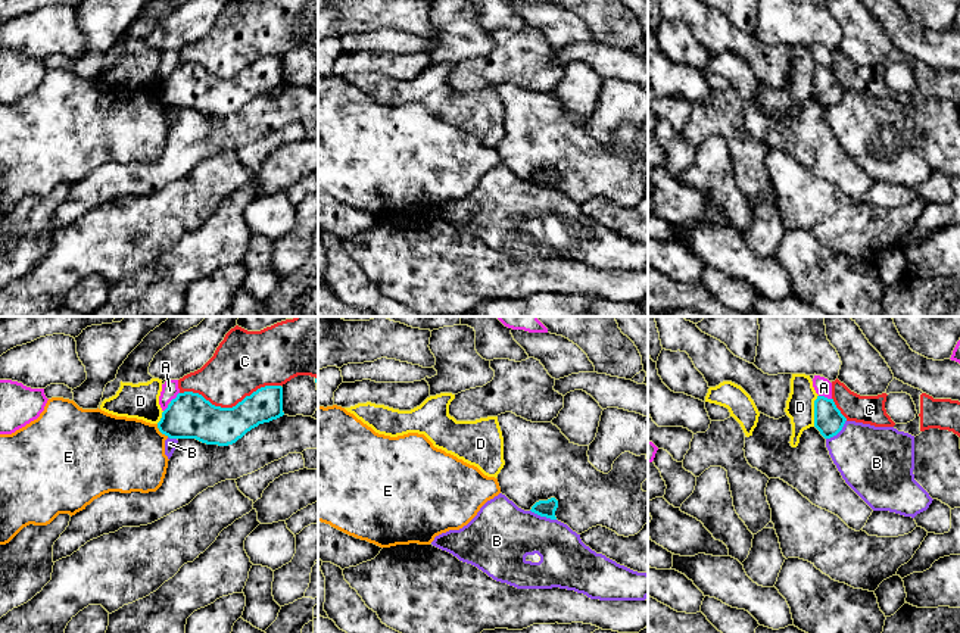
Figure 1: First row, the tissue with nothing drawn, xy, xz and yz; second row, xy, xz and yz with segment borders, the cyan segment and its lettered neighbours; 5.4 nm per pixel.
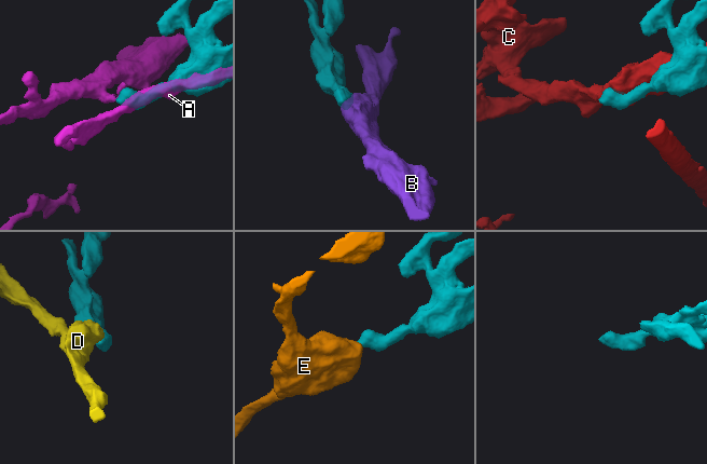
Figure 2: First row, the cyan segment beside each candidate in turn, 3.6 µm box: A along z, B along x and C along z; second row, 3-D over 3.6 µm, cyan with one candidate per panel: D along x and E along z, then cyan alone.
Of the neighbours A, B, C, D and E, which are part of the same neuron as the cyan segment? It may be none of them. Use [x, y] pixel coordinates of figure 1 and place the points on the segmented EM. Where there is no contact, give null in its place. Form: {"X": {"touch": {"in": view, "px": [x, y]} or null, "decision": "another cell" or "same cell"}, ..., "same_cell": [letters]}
{"A": {"touch": {"in": "yz", "px": [823, 396]}, "decision": "another cell"}, "B": {"touch": {"in": "xz", "px": [544, 515]}, "decision": "another cell"}, "C": {"touch": {"in": "xy", "px": [230, 408]}, "decision": "another cell"}, "D": {"touch": {"in": "yz", "px": [814, 411]}, "decision": "another cell"}, "E": {"touch": {"in": "xy", "px": [161, 432]}, "decision": "another cell"}, "same_cell": []}

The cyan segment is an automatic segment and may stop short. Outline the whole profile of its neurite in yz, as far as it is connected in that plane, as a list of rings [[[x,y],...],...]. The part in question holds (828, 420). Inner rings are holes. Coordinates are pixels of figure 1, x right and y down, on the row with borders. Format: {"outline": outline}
{"outline": [[[817,396],[814,400],[814,427],[820,431],[825,439],[836,436],[847,418],[836,408],[833,399]]]}

